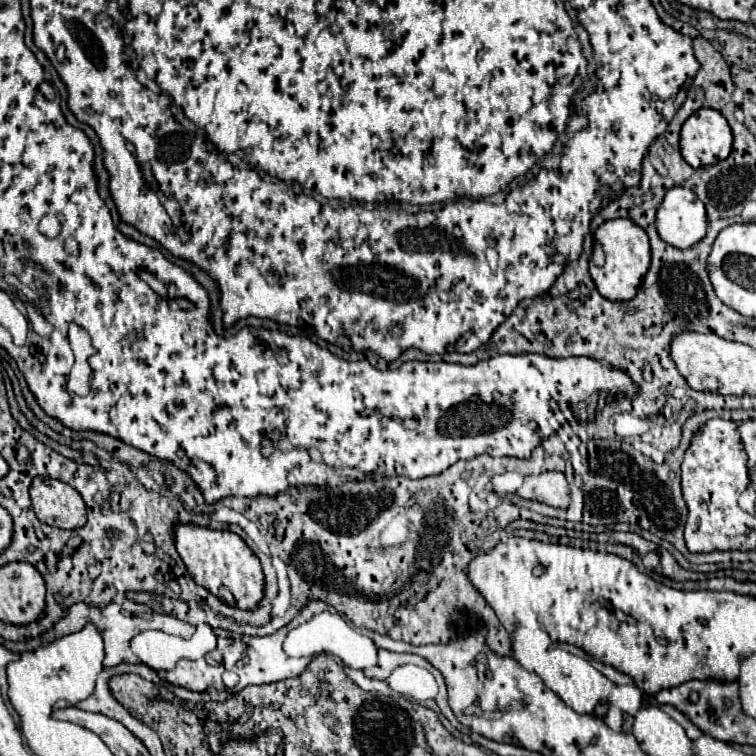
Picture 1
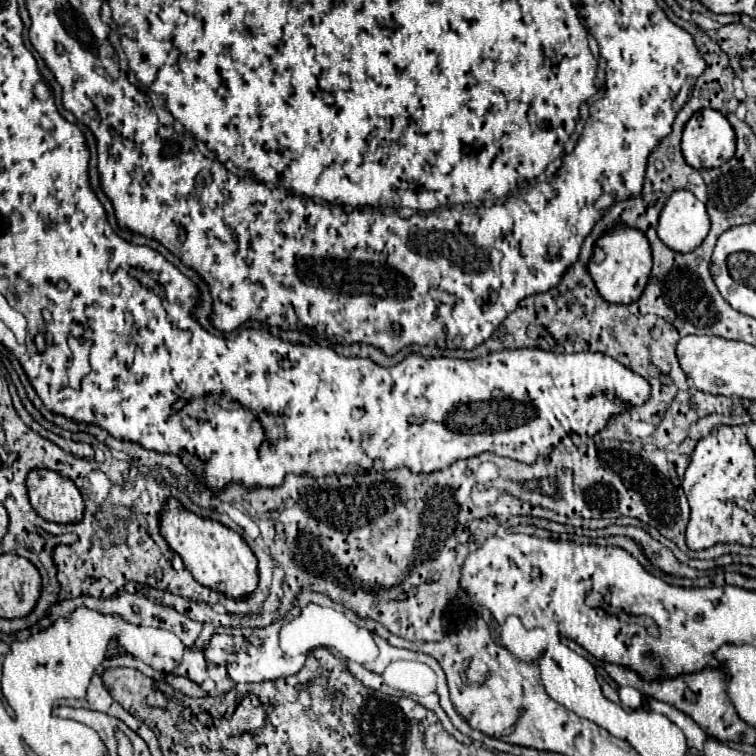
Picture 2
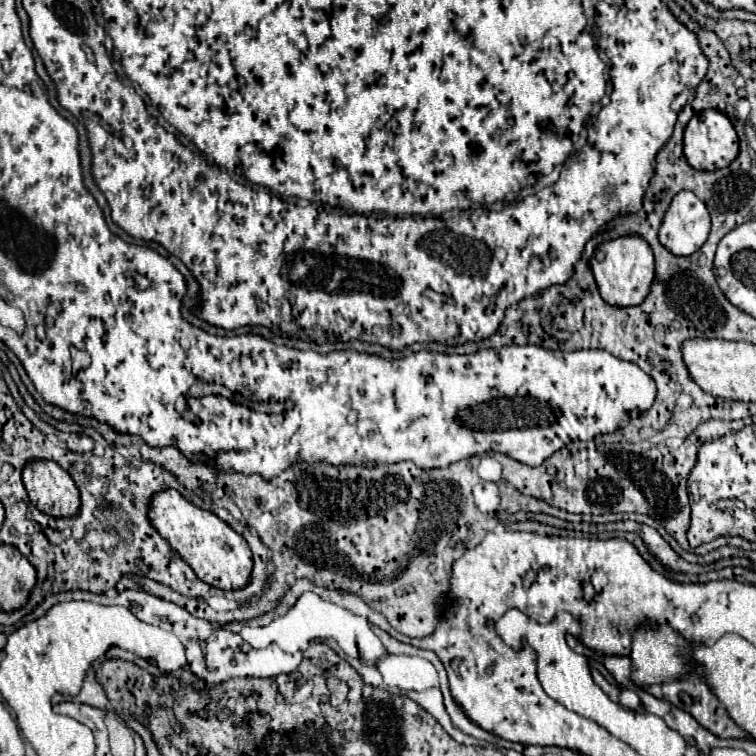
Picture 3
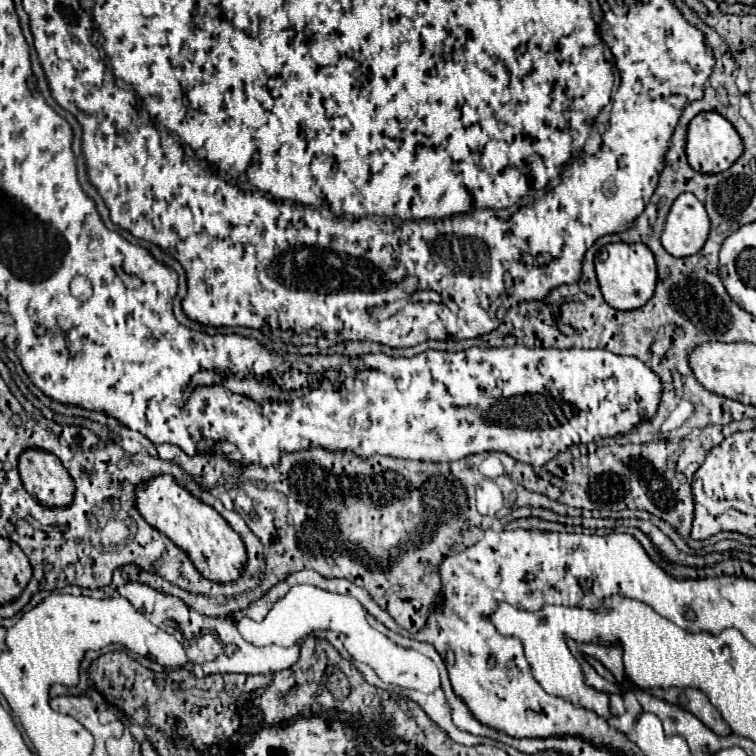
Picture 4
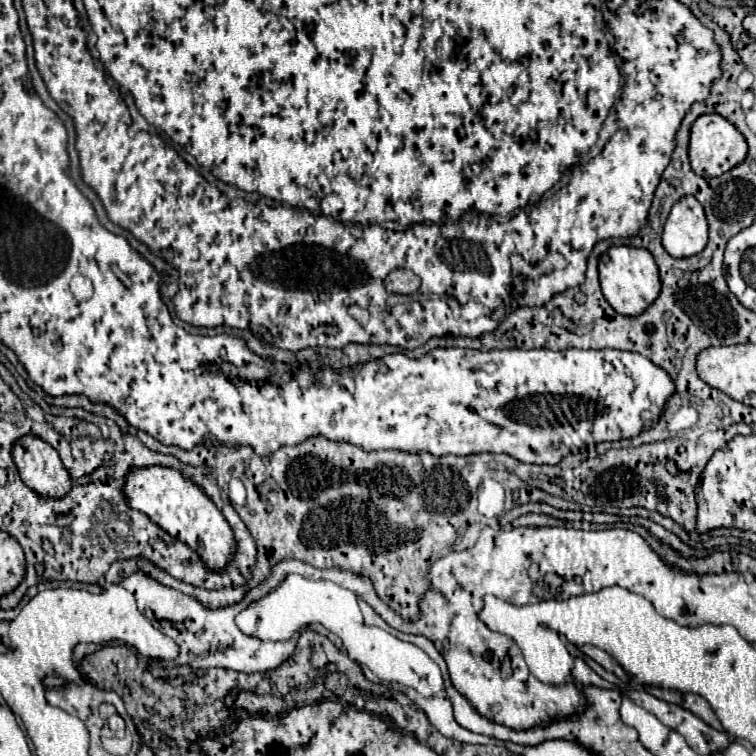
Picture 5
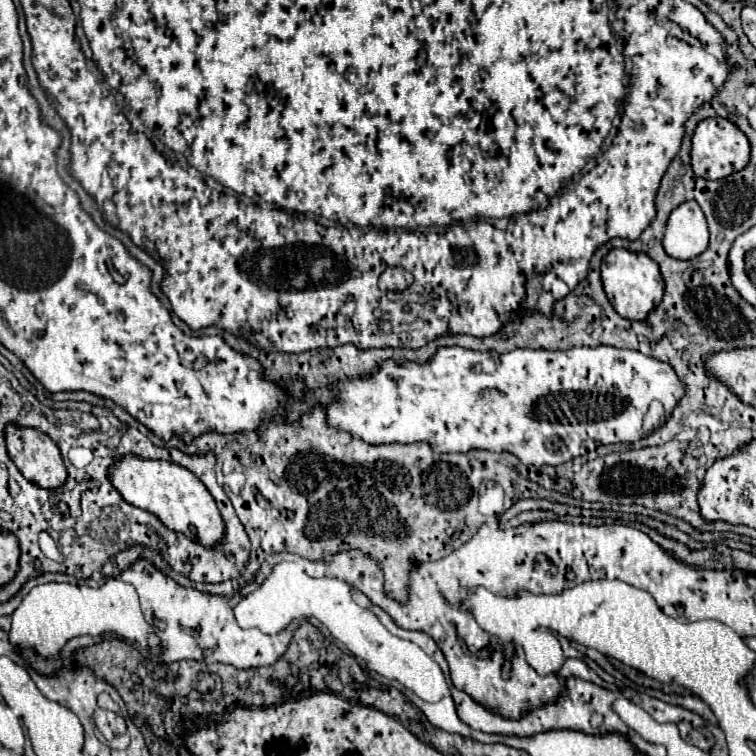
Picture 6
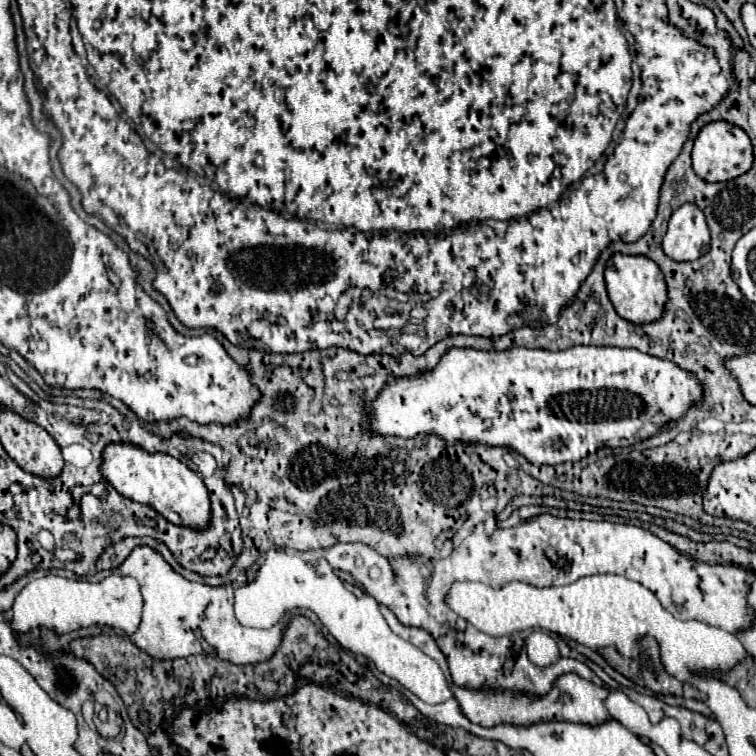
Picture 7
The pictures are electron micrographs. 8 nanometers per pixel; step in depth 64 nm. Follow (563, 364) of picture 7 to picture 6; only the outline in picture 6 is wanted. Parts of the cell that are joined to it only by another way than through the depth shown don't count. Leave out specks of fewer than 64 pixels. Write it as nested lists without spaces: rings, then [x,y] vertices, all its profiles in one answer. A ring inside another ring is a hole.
[[[452,346],[452,348],[438,348],[436,356],[426,362],[426,364],[414,364],[414,362],[406,362],[404,366],[396,366],[392,360],[384,362],[380,366],[380,370],[374,376],[368,378],[358,378],[352,380],[350,386],[336,386],[334,388],[338,398],[342,400],[342,404],[330,404],[326,408],[326,420],[328,424],[340,428],[340,430],[348,430],[354,436],[362,438],[364,442],[370,444],[392,444],[392,442],[400,442],[400,444],[410,444],[410,442],[430,442],[434,446],[434,450],[438,452],[468,452],[472,448],[482,448],[482,450],[492,450],[492,452],[512,452],[516,454],[524,464],[532,464],[532,466],[558,466],[564,464],[576,456],[586,454],[586,444],[594,442],[594,444],[632,444],[638,442],[642,438],[642,420],[648,412],[648,406],[652,400],[660,400],[662,406],[666,408],[668,414],[672,414],[672,410],[678,406],[678,402],[682,400],[684,392],[686,392],[686,384],[684,380],[680,380],[680,376],[676,374],[676,370],[666,364],[660,362],[656,358],[644,356],[642,352],[636,350],[620,350],[620,348],[612,348],[612,346],[596,346],[596,348],[588,348],[588,346],[580,346],[580,348],[568,348],[568,350],[522,350],[516,348],[512,352],[504,352],[498,354],[494,350],[490,352],[476,352],[476,350],[468,350],[468,348],[460,348],[460,346]]]

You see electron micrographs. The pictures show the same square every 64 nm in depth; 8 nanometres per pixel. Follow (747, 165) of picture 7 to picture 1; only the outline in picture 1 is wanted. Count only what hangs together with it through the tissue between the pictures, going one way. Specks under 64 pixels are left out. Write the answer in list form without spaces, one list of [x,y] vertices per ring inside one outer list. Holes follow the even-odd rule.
[[[700,108],[682,126],[680,150],[692,168],[712,166],[730,156],[732,140],[726,118],[712,108]]]

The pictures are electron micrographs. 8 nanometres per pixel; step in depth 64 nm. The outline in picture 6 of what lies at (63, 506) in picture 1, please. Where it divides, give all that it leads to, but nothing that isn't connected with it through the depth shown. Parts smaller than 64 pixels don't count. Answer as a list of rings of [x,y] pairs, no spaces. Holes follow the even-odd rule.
[[[10,422],[4,430],[4,436],[6,436],[6,448],[8,448],[12,462],[18,466],[18,470],[28,480],[40,484],[42,488],[58,488],[60,484],[64,484],[64,480],[68,476],[66,466],[64,466],[58,446],[54,444],[54,440],[48,434],[44,434],[36,428],[26,428],[26,426],[18,426],[18,424]]]

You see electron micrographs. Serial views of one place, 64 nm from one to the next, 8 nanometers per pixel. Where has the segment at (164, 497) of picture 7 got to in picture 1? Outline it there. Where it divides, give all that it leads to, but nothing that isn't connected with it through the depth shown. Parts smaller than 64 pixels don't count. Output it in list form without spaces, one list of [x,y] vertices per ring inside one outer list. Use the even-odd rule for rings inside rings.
[[[194,522],[174,524],[172,534],[176,550],[196,584],[204,586],[212,594],[218,594],[218,588],[224,584],[234,594],[238,608],[256,608],[264,590],[264,574],[260,560],[238,534],[230,530],[212,530]]]

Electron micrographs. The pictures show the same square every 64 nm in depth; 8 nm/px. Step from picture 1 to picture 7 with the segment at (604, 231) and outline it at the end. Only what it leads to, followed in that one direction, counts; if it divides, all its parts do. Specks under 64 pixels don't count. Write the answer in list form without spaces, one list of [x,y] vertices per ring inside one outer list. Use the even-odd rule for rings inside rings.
[[[616,254],[608,260],[604,278],[606,278],[608,296],[620,318],[642,326],[642,324],[656,322],[664,316],[666,302],[668,302],[668,286],[666,286],[664,274],[660,272],[658,264],[652,262],[650,258]]]

